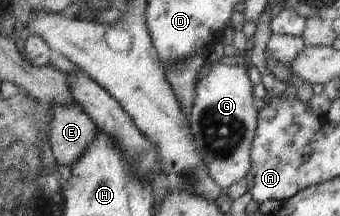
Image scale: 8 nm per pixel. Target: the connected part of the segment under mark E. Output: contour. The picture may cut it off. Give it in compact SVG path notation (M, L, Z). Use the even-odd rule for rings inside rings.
M52 103L49 107L52 110L49 141L54 156L60 165L72 167L96 140L97 123L78 103L60 106Z

